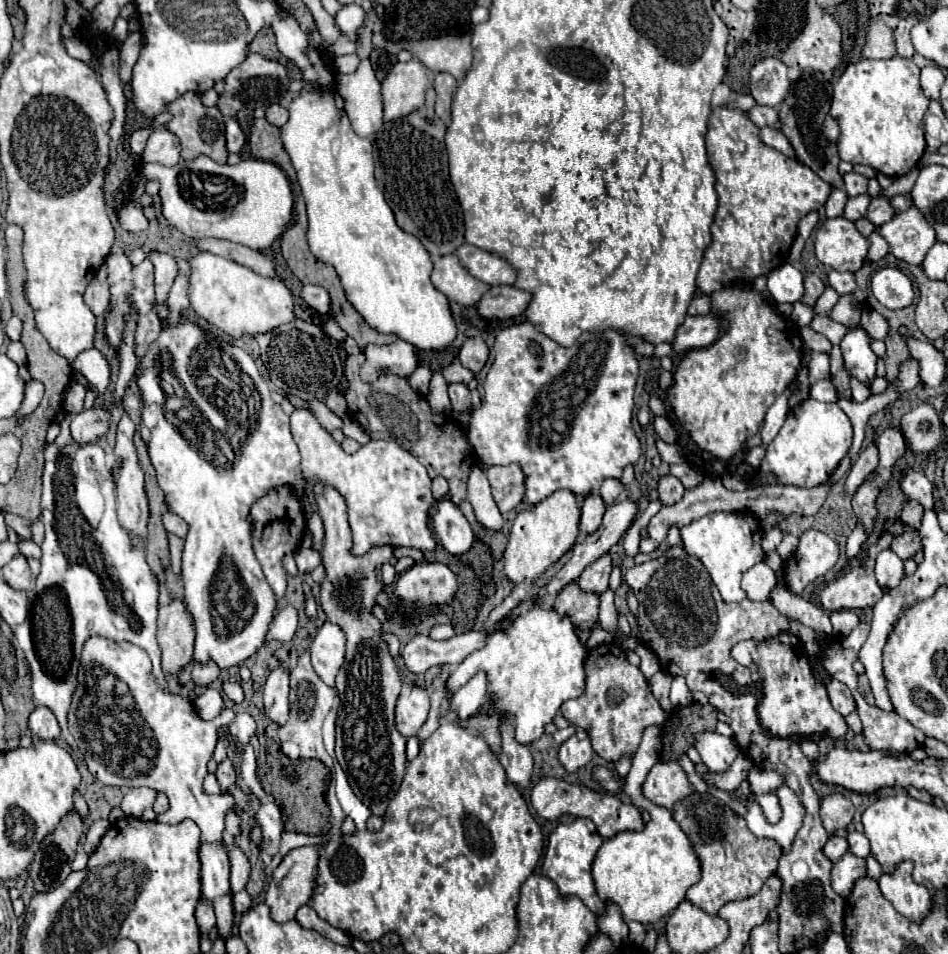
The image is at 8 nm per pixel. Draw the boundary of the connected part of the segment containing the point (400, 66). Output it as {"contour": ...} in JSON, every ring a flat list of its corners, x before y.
{"contour":[[419,59,395,63,385,81,381,83,381,99,385,107,385,121,399,119,417,111,425,103,427,67]]}

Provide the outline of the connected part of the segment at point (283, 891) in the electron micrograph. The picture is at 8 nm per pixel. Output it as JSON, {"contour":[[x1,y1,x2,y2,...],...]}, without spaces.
{"contour":[[307,845,307,847,297,847,295,851,289,851,281,865,273,871,269,889,265,895,265,903,271,907,271,917,277,923,285,923,295,919,295,913,301,905,305,905,315,889,315,875,317,875,317,861,319,861,319,851,321,845]]}

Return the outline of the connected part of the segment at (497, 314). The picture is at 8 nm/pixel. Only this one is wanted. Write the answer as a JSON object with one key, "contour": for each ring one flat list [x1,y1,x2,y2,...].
{"contour":[[511,285,489,287,479,299,477,311,485,319,513,319,519,317,531,301,531,293,515,289]]}

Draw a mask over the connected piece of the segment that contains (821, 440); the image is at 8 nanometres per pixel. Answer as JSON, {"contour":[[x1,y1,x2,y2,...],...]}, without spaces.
{"contour":[[805,399,803,407,797,403,789,409,787,421,783,423,777,437,769,443,767,453,761,461,763,473,773,473,779,485,797,487,817,487,829,479,837,469,841,459,851,449,853,427,849,417,839,409,837,403,821,403,815,399]]}

